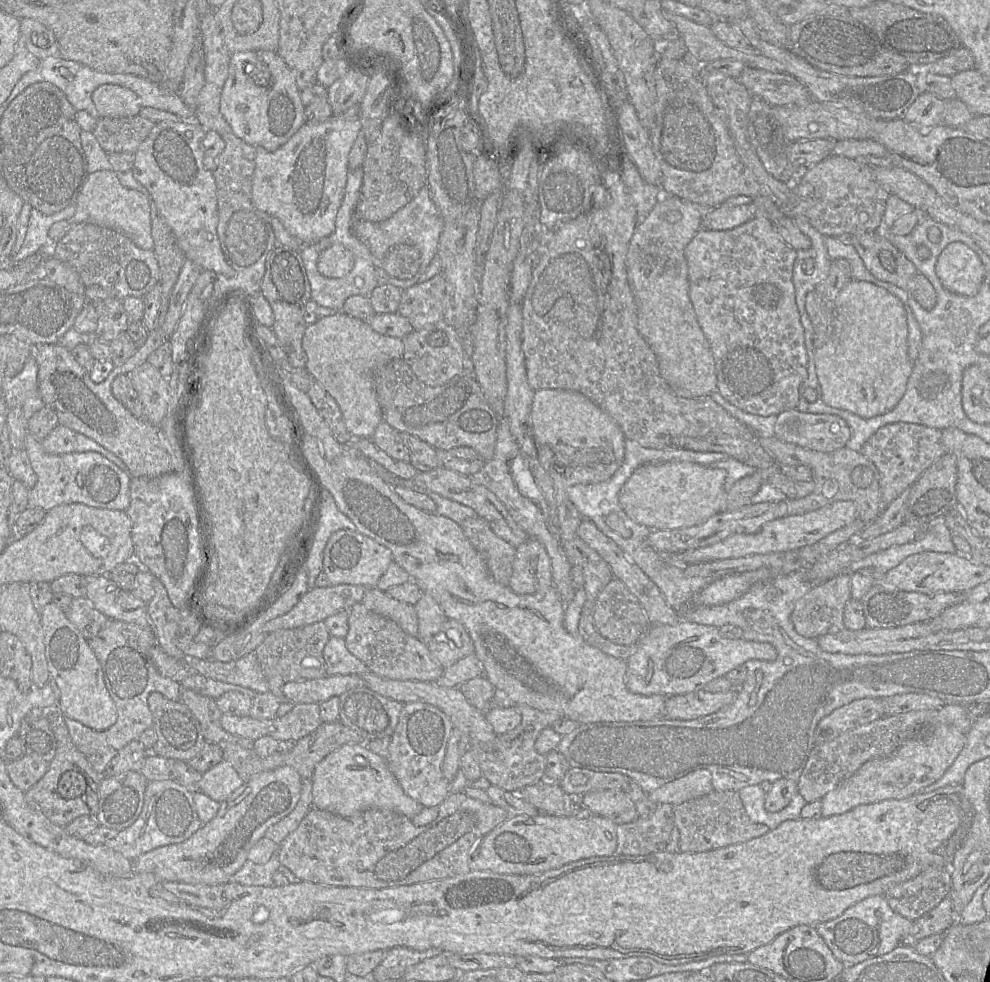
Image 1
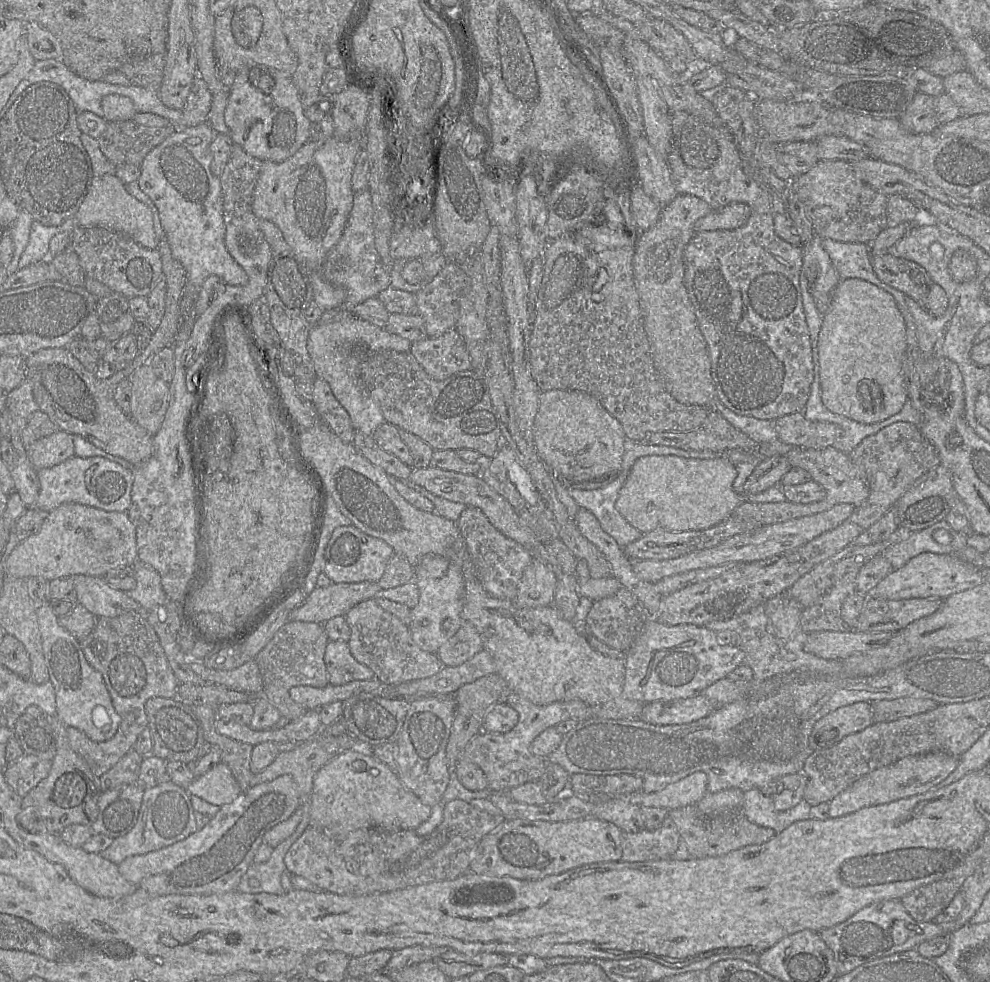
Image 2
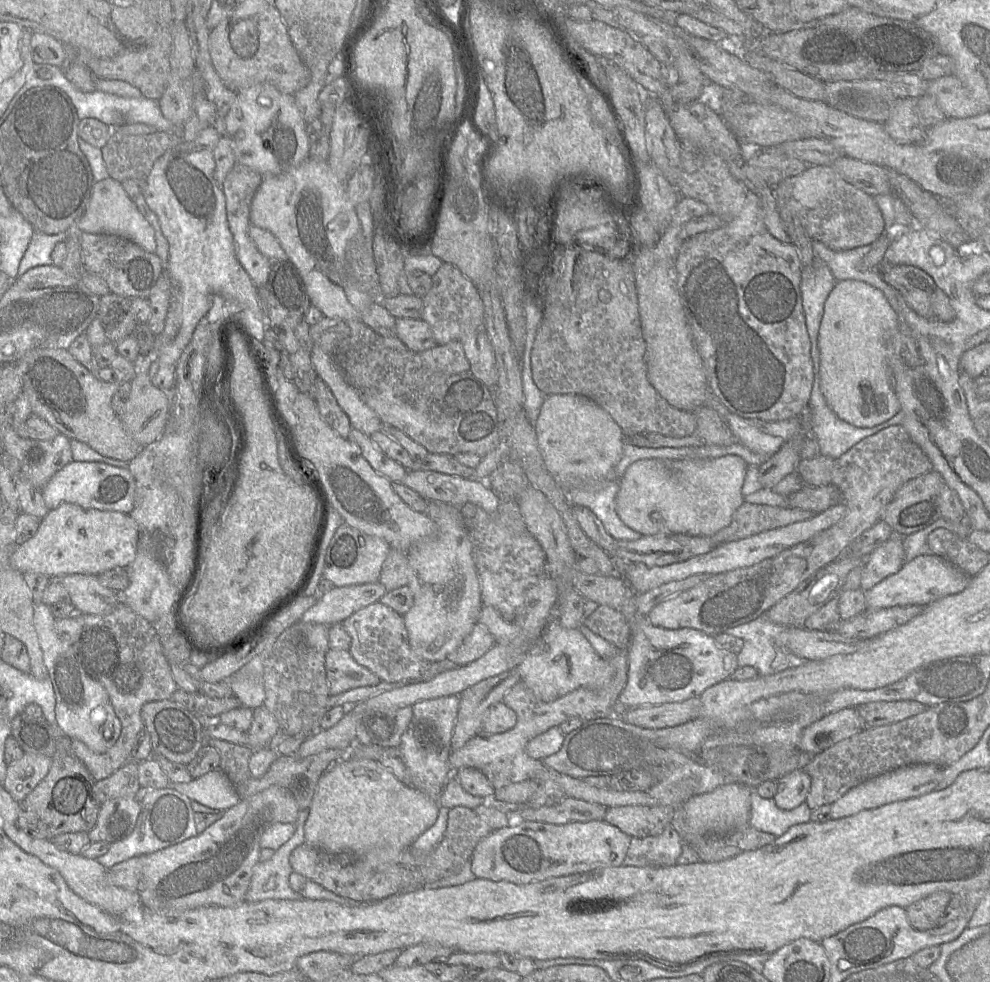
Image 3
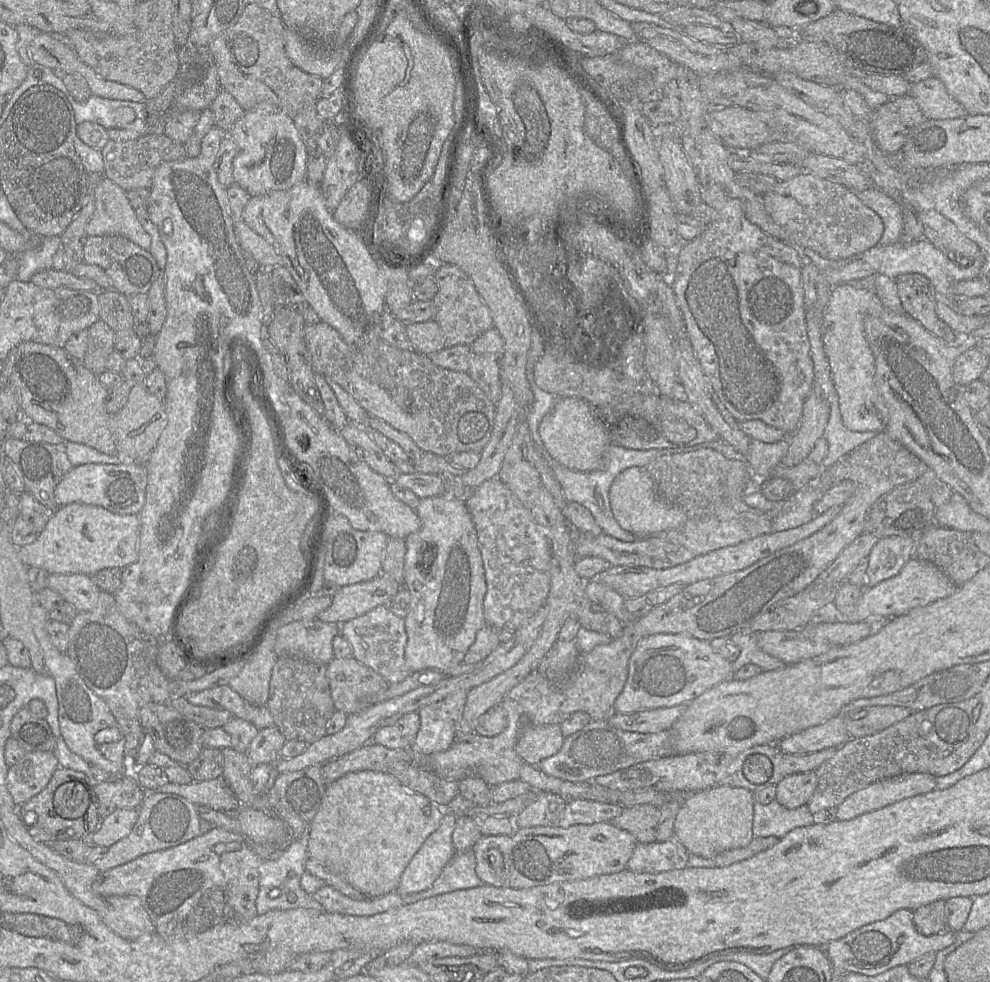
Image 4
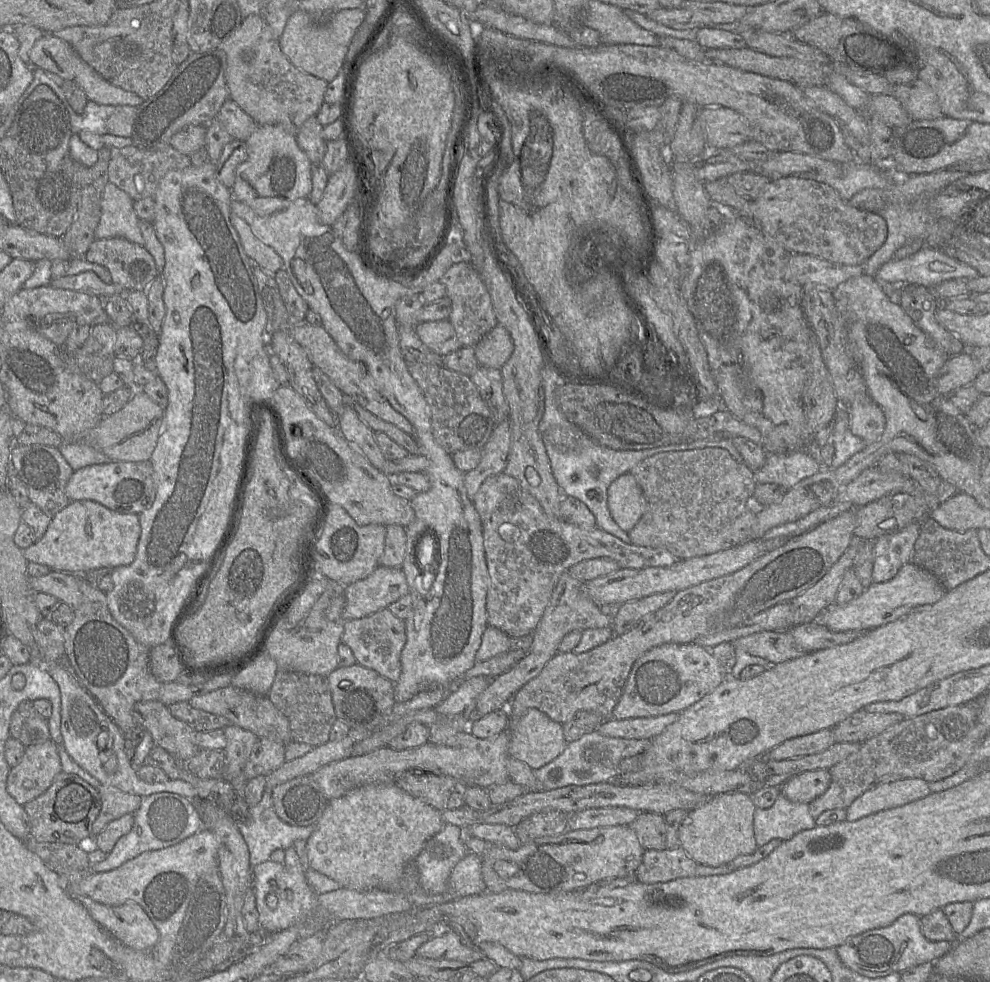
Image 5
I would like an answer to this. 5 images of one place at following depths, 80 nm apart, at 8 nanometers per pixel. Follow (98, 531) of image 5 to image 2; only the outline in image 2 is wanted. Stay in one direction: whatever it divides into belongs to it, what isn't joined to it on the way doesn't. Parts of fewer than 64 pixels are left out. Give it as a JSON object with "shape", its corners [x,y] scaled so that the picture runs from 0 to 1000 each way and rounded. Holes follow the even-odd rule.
{"shape":[[[65,512],[45,523],[42,536],[36,544],[17,554],[6,571],[5,579],[6,587],[20,590],[41,588],[53,592],[76,586],[105,588],[113,579],[136,576],[138,573],[137,538],[128,521],[106,520],[80,512]]]}

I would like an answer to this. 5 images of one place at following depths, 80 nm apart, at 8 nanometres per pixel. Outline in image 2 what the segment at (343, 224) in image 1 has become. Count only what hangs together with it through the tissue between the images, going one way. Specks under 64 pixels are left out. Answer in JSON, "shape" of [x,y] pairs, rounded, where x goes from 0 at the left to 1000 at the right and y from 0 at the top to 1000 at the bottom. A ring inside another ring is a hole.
{"shape":[[[371,186],[371,192],[370,193],[366,193],[363,196],[358,197],[357,199],[357,208],[356,208],[356,213],[353,217],[351,226],[349,226],[349,230],[347,232],[347,235],[345,237],[344,242],[342,243],[341,247],[335,253],[335,258],[336,259],[343,259],[345,261],[345,267],[344,267],[344,271],[342,271],[341,273],[339,273],[335,268],[333,268],[333,266],[328,266],[326,267],[325,271],[324,271],[324,276],[326,281],[328,282],[328,284],[333,287],[334,289],[340,291],[340,292],[344,292],[349,296],[349,304],[348,308],[346,310],[346,312],[344,314],[348,314],[352,315],[353,317],[355,317],[355,315],[361,311],[364,310],[366,308],[368,308],[369,305],[373,304],[373,303],[377,303],[377,302],[381,302],[381,300],[388,294],[390,294],[391,292],[395,291],[394,290],[394,281],[393,281],[393,276],[388,272],[385,263],[383,262],[380,253],[379,253],[379,247],[378,247],[378,232],[377,232],[377,213],[376,213],[376,208],[375,208],[375,201],[374,201],[374,197],[372,193],[372,186]]]}

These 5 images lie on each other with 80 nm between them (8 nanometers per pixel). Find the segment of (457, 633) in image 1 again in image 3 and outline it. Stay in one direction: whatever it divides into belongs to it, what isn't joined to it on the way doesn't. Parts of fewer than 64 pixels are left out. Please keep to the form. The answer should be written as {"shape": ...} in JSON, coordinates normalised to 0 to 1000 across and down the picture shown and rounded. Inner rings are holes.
{"shape":[[[482,633],[476,644],[469,650],[467,656],[451,671],[460,675],[462,679],[469,678],[483,672],[499,657],[500,651],[493,640]]]}

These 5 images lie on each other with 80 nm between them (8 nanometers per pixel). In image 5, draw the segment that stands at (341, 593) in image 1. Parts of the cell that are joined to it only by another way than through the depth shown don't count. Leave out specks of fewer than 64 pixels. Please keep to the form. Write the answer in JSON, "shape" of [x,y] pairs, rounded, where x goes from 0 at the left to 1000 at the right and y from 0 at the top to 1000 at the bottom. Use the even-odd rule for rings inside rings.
{"shape":[[[383,575],[372,588],[348,597],[345,632],[378,625],[413,604],[406,578]]]}

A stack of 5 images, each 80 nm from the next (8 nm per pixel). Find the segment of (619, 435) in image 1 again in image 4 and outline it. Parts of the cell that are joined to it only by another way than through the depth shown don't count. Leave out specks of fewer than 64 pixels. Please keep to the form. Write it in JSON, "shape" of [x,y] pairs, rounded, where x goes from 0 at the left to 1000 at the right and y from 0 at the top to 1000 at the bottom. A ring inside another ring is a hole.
{"shape":[[[565,404],[543,435],[545,446],[561,469],[586,481],[611,478],[611,459],[616,452],[614,437],[600,414],[584,404]]]}

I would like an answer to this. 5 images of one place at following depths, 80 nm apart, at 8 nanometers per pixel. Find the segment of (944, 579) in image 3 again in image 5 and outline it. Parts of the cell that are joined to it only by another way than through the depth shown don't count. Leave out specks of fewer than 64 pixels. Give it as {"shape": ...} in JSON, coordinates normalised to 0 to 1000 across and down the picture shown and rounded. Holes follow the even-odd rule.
{"shape":[[[918,572],[912,575],[900,591],[881,594],[862,612],[854,616],[841,615],[828,624],[821,633],[841,644],[858,642],[876,644],[907,630],[923,618],[945,614],[956,602],[941,584]]]}

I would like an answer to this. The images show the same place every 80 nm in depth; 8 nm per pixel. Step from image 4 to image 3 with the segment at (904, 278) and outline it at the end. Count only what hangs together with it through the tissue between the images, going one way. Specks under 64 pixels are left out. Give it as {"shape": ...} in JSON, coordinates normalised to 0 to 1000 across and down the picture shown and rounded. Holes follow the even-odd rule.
{"shape":[[[892,267],[887,276],[891,284],[906,295],[914,309],[928,322],[941,325],[940,304],[946,291],[939,280],[919,270]]]}

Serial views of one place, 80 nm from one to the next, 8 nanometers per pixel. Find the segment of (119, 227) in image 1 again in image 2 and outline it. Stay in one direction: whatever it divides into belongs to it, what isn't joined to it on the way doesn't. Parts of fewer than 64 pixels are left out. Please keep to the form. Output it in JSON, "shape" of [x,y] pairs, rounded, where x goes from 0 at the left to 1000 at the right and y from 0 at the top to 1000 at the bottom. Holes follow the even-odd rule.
{"shape":[[[116,177],[95,179],[91,196],[75,222],[78,230],[106,232],[131,241],[146,254],[159,254],[161,244],[157,240],[155,221],[152,213],[129,198],[124,186]]]}

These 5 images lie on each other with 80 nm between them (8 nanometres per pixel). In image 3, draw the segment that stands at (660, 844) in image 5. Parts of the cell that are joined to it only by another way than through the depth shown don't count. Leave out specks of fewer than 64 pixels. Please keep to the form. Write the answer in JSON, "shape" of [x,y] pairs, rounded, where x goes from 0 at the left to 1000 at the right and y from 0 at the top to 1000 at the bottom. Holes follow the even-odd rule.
{"shape":[[[654,821],[615,822],[609,835],[637,852],[652,853],[657,850],[655,827]]]}

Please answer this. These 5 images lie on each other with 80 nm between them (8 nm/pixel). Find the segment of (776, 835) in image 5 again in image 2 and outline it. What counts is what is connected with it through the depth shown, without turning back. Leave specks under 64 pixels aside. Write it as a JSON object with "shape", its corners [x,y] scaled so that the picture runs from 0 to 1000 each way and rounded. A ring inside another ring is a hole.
{"shape":[[[767,803],[752,807],[751,829],[754,833],[770,842],[789,848],[799,839],[817,834],[819,821],[810,814],[803,822],[794,826],[785,826],[779,812],[772,811]]]}

